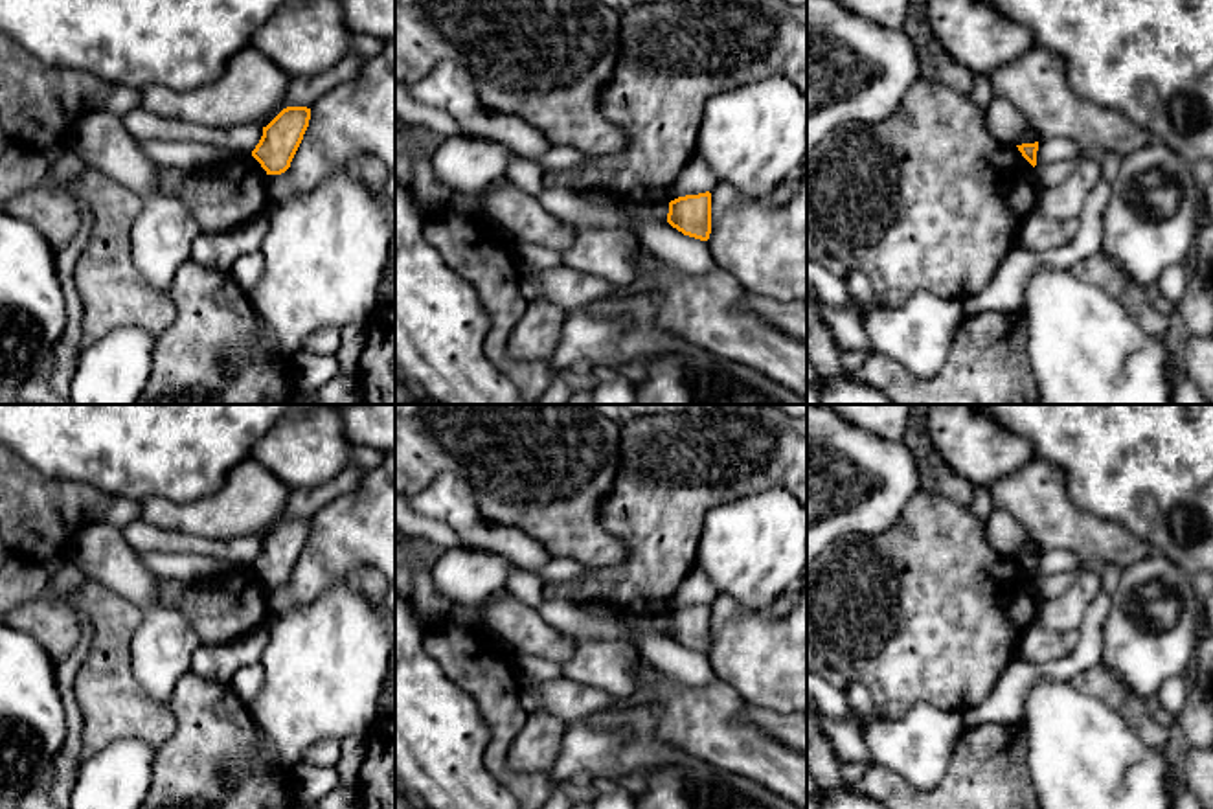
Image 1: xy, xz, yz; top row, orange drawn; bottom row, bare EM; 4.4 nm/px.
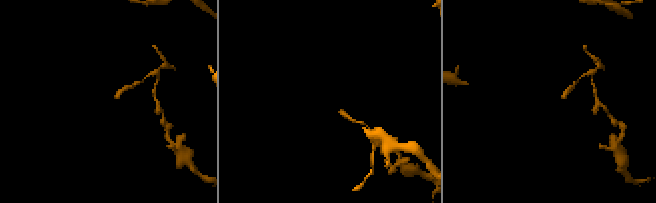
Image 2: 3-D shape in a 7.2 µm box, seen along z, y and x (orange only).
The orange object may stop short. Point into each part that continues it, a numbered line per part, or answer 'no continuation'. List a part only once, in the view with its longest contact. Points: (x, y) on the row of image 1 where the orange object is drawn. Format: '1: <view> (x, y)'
no continuation

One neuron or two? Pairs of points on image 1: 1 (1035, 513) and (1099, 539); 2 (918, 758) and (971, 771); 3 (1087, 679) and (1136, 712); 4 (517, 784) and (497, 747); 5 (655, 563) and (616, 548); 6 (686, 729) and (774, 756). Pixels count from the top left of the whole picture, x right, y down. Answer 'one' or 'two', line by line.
1: one
2: two
3: one
4: one
5: two
6: one

